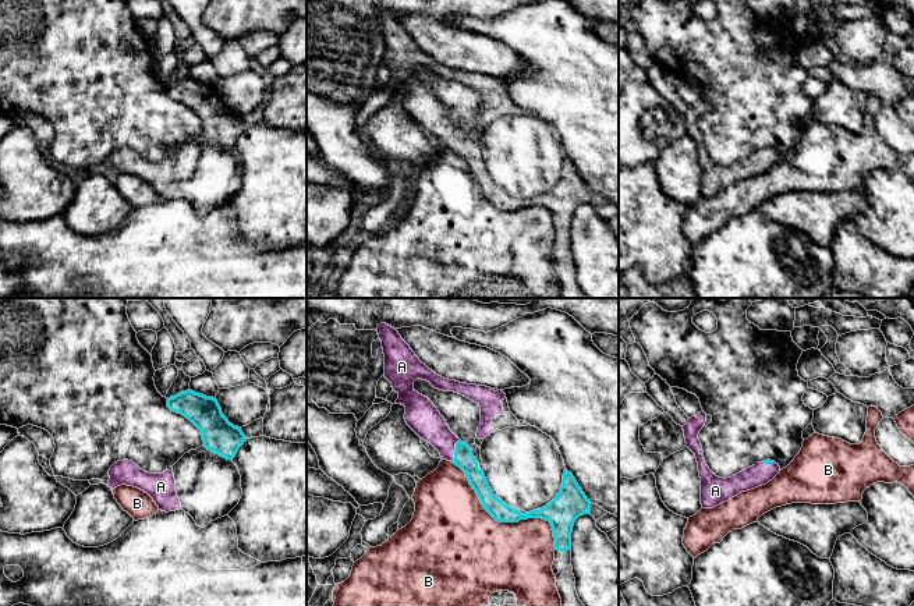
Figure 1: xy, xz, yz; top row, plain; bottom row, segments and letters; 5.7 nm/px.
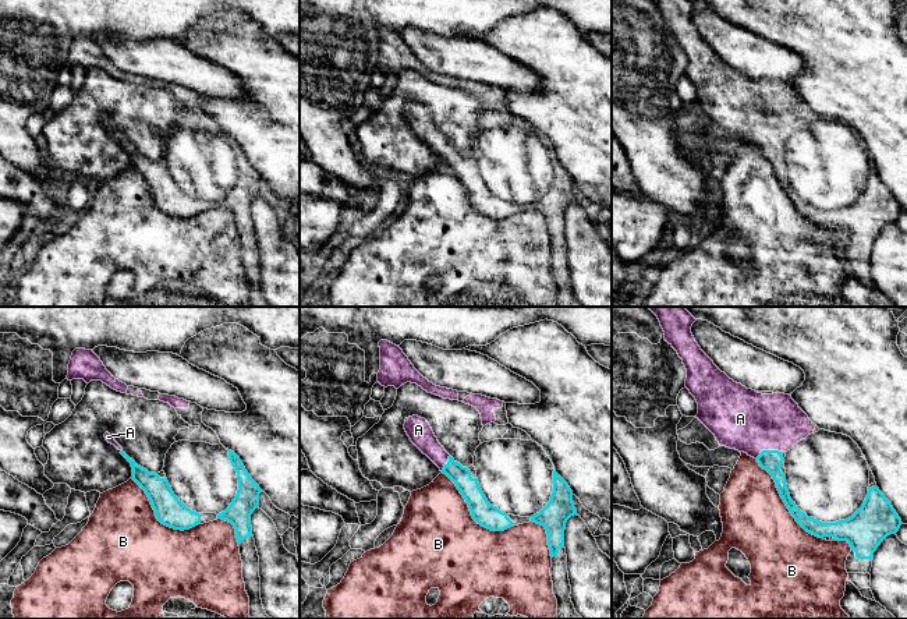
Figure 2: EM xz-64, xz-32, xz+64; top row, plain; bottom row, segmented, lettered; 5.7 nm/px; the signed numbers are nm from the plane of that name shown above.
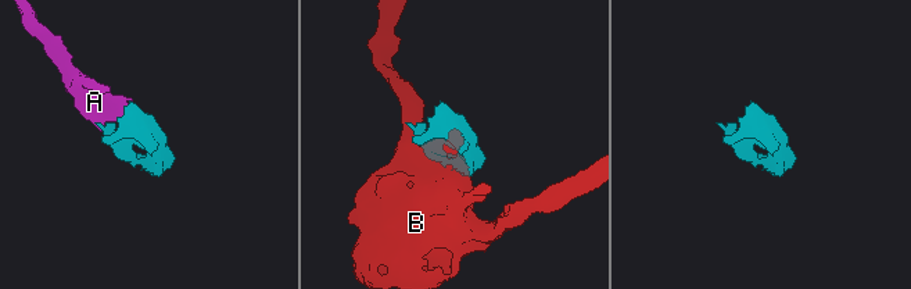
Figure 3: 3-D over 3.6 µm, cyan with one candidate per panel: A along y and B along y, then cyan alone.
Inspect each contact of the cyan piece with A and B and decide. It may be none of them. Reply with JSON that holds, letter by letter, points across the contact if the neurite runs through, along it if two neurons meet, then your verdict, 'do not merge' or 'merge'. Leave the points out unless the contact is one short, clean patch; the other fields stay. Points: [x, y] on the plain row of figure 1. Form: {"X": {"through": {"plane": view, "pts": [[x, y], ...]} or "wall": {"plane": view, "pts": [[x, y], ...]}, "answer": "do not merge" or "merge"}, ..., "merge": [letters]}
{"A": {"through": {"plane": "xz", "pts": [[464, 146], [456, 138], [425, 107]]}, "answer": "merge"}, "B": {"answer": "do not merge"}, "merge": ["A"]}

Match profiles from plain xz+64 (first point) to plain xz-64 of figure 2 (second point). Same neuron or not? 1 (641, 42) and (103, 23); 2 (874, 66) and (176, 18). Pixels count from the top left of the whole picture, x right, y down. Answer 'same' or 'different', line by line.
1: same
2: different

